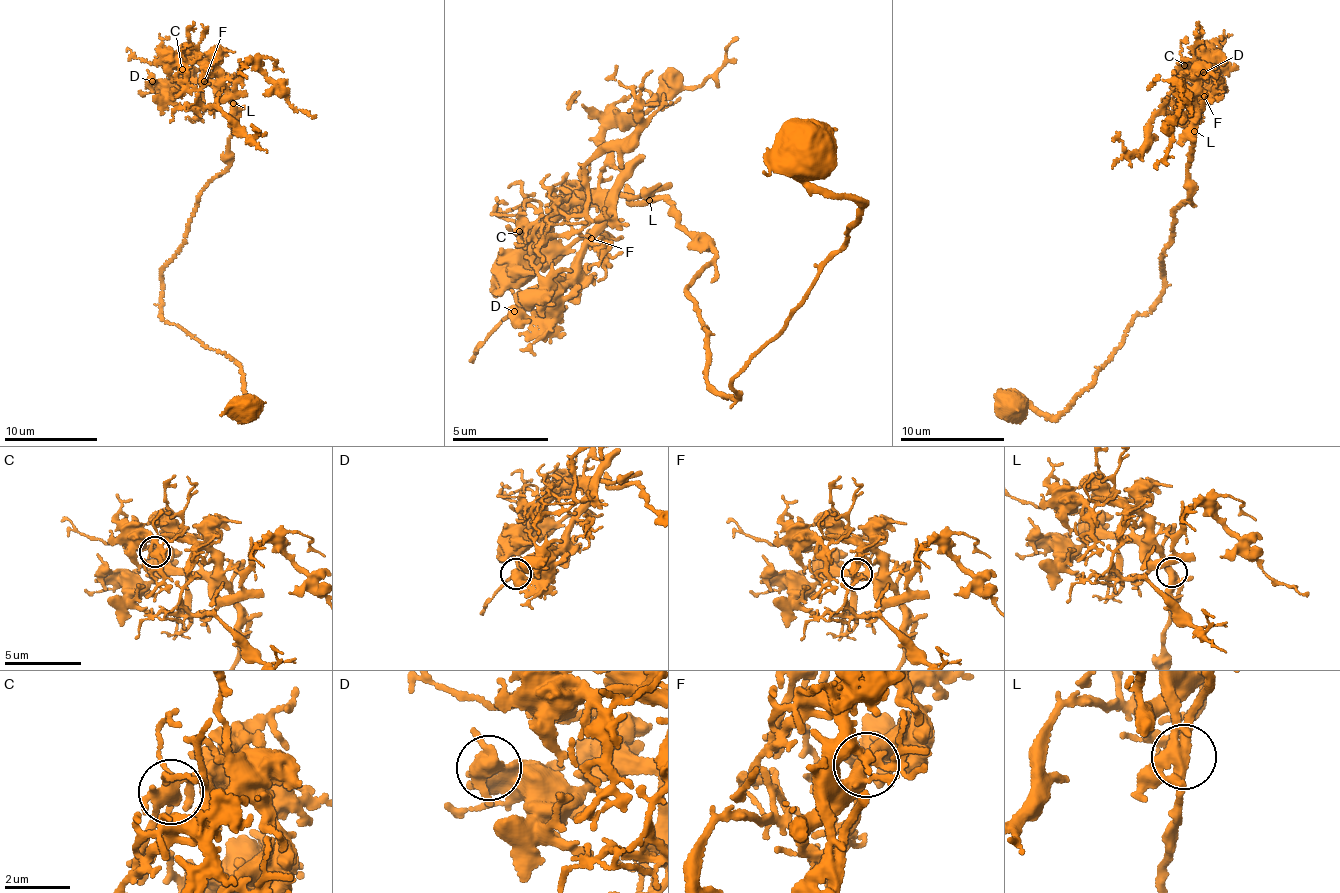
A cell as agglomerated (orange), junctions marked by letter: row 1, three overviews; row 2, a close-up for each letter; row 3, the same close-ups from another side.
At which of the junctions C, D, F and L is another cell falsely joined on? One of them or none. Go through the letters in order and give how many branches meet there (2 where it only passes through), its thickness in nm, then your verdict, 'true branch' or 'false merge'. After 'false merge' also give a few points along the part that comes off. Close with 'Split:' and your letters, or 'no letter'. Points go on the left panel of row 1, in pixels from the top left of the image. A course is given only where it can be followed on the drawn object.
C: 5 branches meet; 340 nm thick; true branch
D: 3 branches meet; 360 nm thick; true branch
F: 5 branches meet; 340 nm thick; true branch
L: 5 branches meet; 360 nm thick; false merge; foreign part runs (234, 104), (229, 167), (200, 193), (161, 271), (160, 316), (240, 367), (245, 404)
Split: L

